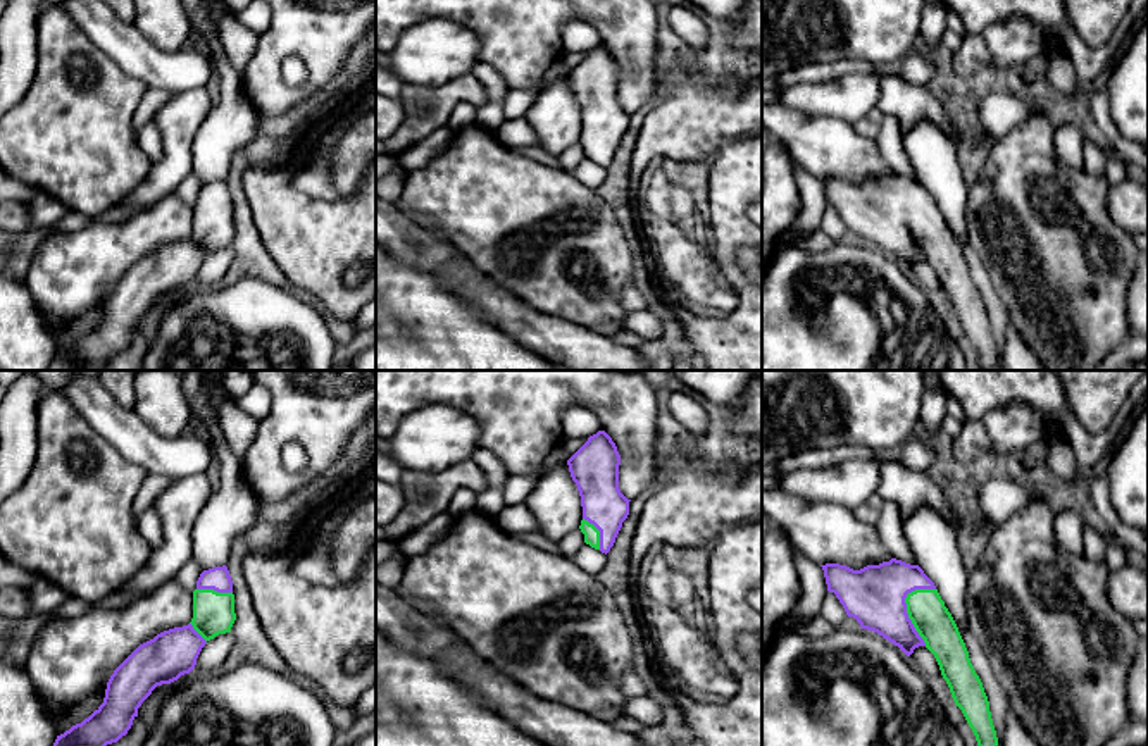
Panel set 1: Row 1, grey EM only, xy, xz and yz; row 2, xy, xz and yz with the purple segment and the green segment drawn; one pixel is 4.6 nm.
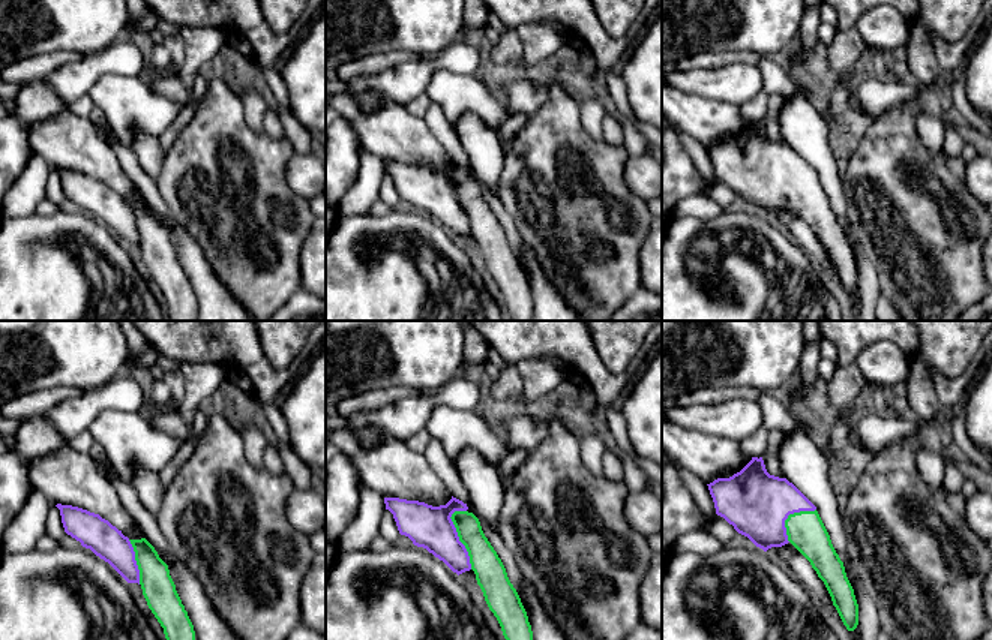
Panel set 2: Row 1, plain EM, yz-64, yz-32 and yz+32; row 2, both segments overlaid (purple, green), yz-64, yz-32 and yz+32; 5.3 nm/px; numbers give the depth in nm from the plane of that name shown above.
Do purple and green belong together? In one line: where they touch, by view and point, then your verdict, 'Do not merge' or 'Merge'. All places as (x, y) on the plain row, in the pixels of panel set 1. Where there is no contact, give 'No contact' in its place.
Touches purple at yz (907, 230). Merge

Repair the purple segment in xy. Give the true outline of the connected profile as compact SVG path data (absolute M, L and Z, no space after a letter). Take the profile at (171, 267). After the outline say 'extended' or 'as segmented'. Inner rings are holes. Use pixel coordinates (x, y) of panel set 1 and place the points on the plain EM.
M226 179L203 184L193 205L193 233L188 239L174 241L140 258L110 289L103 317L81 338L57 350L48 370L78 370L79 364L100 365L117 357L138 331L138 322L157 300L171 298L190 288L207 255L231 246L236 234L233 195Z | extended

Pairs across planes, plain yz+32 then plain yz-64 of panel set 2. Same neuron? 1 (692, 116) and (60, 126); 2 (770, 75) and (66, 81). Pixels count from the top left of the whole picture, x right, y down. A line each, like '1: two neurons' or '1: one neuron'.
1: one neuron
2: two neurons

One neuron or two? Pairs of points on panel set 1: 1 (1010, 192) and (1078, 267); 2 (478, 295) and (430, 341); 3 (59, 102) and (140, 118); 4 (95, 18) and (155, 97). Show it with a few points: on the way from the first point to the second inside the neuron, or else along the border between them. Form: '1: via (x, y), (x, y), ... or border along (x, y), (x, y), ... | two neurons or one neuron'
1: via (1026, 211), (1059, 248) | one neuron
2: border along (438, 278), (450, 290), (469, 300), (500, 329) | two neurons
3: border along (149, 87), (133, 116), (133, 135), (137, 138) | two neurons
4: border along (150, 87), (173, 93) | two neurons

